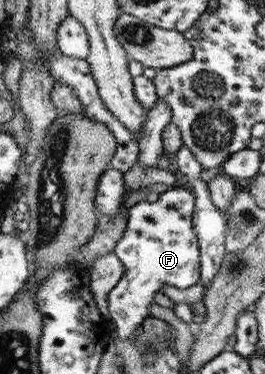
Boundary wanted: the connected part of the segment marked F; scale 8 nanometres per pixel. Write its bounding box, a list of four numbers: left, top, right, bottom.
[107,183,201,336]

